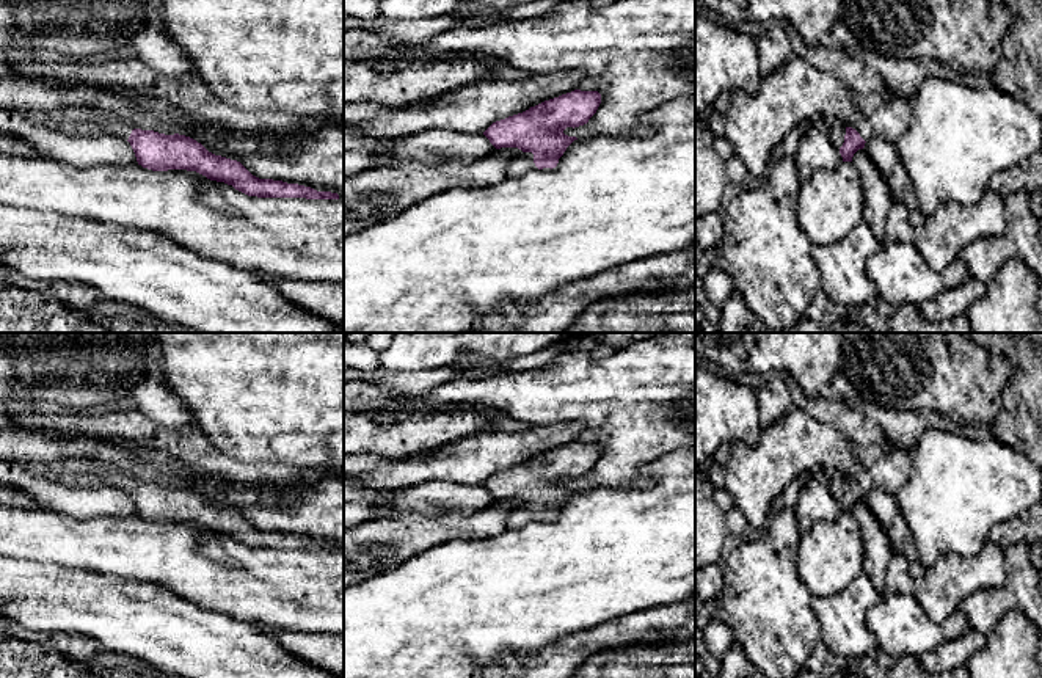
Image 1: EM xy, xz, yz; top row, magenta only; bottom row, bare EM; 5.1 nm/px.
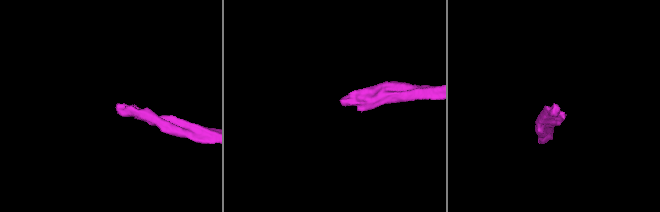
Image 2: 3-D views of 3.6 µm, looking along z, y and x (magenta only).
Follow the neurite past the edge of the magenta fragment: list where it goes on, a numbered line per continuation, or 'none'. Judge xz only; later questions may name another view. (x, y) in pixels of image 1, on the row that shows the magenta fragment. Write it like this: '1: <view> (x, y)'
1: xz (521, 164)

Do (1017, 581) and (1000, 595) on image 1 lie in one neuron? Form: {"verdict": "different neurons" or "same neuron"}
{"verdict": "same neuron"}

